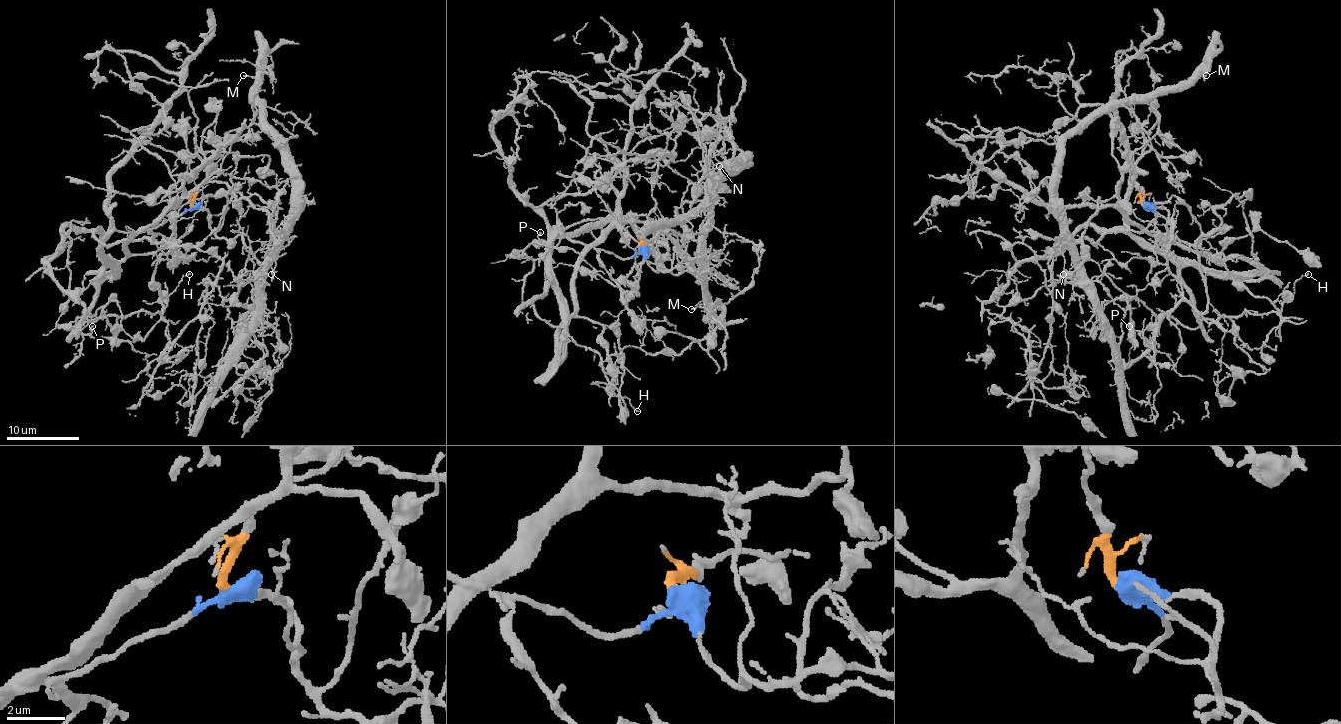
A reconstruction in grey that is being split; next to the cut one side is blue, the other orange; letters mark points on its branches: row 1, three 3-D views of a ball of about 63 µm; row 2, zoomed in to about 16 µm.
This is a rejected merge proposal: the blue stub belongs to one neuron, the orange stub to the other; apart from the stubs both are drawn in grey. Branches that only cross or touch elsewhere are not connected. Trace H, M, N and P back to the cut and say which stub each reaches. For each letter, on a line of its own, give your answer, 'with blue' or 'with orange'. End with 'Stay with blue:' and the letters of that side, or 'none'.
H: with blue
M: with orange
N: with orange
P: with blue
Stay with blue: H, P

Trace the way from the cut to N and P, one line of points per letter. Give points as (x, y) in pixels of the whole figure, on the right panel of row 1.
N: (1143, 206), (1130, 157), (1157, 131), (1157, 113), (1148, 104), (1103, 106), (1066, 138), (1057, 180), (1063, 273)
P: (1143, 206), (1155, 217), (1130, 231), (1177, 268), (1199, 324), (1185, 328), (1161, 313), (1141, 333), (1128, 326)

